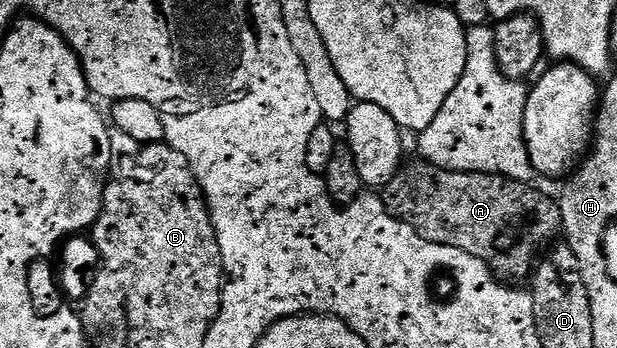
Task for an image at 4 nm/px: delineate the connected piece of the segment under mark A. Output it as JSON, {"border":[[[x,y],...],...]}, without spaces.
{"border":[[[428,162],[406,163],[383,189],[385,209],[396,218],[411,226],[427,242],[443,246],[456,246],[467,254],[479,258],[502,281],[521,280],[534,271],[537,243],[558,231],[559,220],[555,213],[559,204],[548,200],[541,192],[529,188],[528,183],[507,180],[490,172],[452,172]]]}

